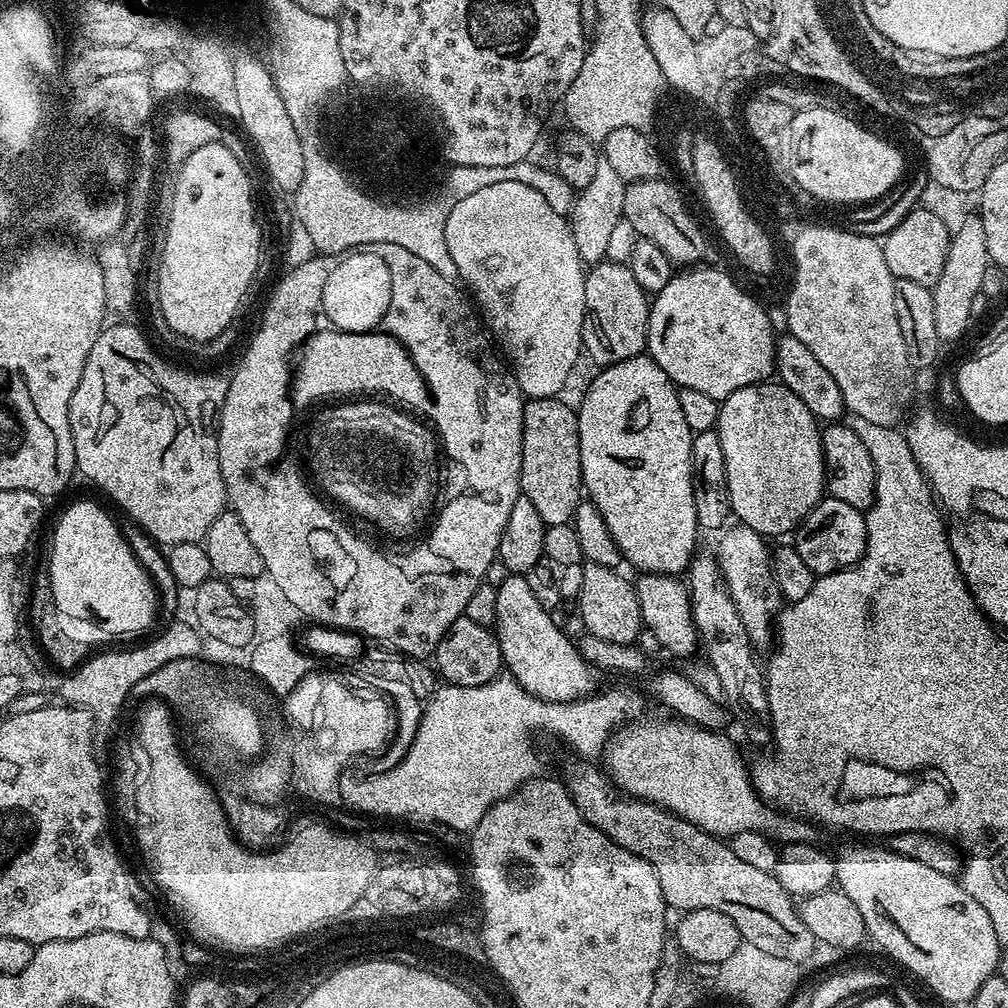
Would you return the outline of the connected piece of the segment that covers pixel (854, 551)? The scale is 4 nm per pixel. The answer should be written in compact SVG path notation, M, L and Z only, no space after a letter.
M825 495L816 503L814 510L810 510L810 514L800 521L794 533L794 547L802 557L802 562L810 566L816 577L841 572L843 568L853 568L864 557L868 537L864 518L865 513L861 509Z

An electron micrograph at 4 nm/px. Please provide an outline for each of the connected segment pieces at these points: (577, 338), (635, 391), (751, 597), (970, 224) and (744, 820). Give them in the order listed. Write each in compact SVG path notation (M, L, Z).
M495 180L490 186L482 186L478 190L474 190L474 194L466 194L466 198L462 198L448 211L446 218L446 246L450 249L450 255L454 257L454 266L458 266L458 277L462 281L463 287L470 293L475 307L482 313L491 335L495 337L498 344L498 339L500 339L501 345L499 344L499 347L502 352L502 347L504 347L505 353L503 352L503 355L510 361L511 371L516 377L521 392L528 400L537 400L547 396L559 397L562 386L566 382L566 374L570 374L570 366L574 366L574 362L581 359L582 337L584 335L584 274L586 264L579 256L571 224L564 216L560 217L556 213L555 206L540 191L539 187L524 184L520 180Z
M647 354L609 364L601 367L592 379L590 390L586 390L586 398L576 413L576 421L580 469L584 479L582 488L605 520L606 529L613 536L621 557L627 562L629 560L637 568L637 573L679 577L692 563L697 551L698 525L690 462L694 433L690 426L686 426L686 418L682 418L677 385Z
M743 526L735 527L729 527L723 533L725 536L721 538L720 545L714 549L714 555L726 590L738 610L738 618L742 618L742 626L752 645L759 646L767 642L768 636L770 640L770 629L782 608L782 597L772 574L769 541L754 530Z
M979 215L968 216L960 225L955 225L948 241L946 266L942 266L942 278L932 285L934 298L934 327L938 330L941 341L956 340L968 328L972 320L972 307L980 296L982 278L990 266L986 254L986 238L982 231Z
M679 718L668 719L672 720L637 719L635 722L625 723L611 737L606 748L606 757L608 756L606 772L613 785L625 797L657 804L659 808L664 808L666 811L674 813L675 816L681 816L686 822L698 826L702 831L709 832L711 836L717 838L731 838L743 832L758 832L767 834L773 841L779 842L781 845L800 841L819 841L821 832L819 827L813 826L803 819L793 818L783 811L773 811L765 803L760 793L756 791L755 784L752 783L749 765L747 763L744 765L739 750L727 740L729 737L725 733L711 732Z

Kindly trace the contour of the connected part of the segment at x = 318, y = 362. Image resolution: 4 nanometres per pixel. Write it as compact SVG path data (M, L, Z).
M335 328L324 329L314 332L303 345L301 354L304 352L301 360L299 357L290 389L295 409L306 408L324 398L332 400L363 394L382 396L384 393L419 417L436 416L428 384L399 339L382 330L348 333Z

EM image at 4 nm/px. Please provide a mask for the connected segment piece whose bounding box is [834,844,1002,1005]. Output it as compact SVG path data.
M856 844L853 848L844 848L840 853L835 853L834 859L836 863L835 883L840 891L846 894L846 898L852 899L854 906L858 906L858 911L862 914L865 933L872 928L870 932L875 932L876 940L880 940L880 944L884 944L879 951L885 957L889 956L890 959L905 964L938 999L945 1000L948 1004L967 1005L978 994L982 982L986 982L991 976L997 975L1002 946L998 942L998 934L994 934L994 924L990 922L990 914L986 914L982 905L974 902L974 898L970 898L970 894L966 894L966 890L960 885L959 879L955 875L947 876L938 873L938 871L932 870L930 866L923 865L922 862L918 862L912 857L900 855L898 851L892 848L871 848L868 844Z

